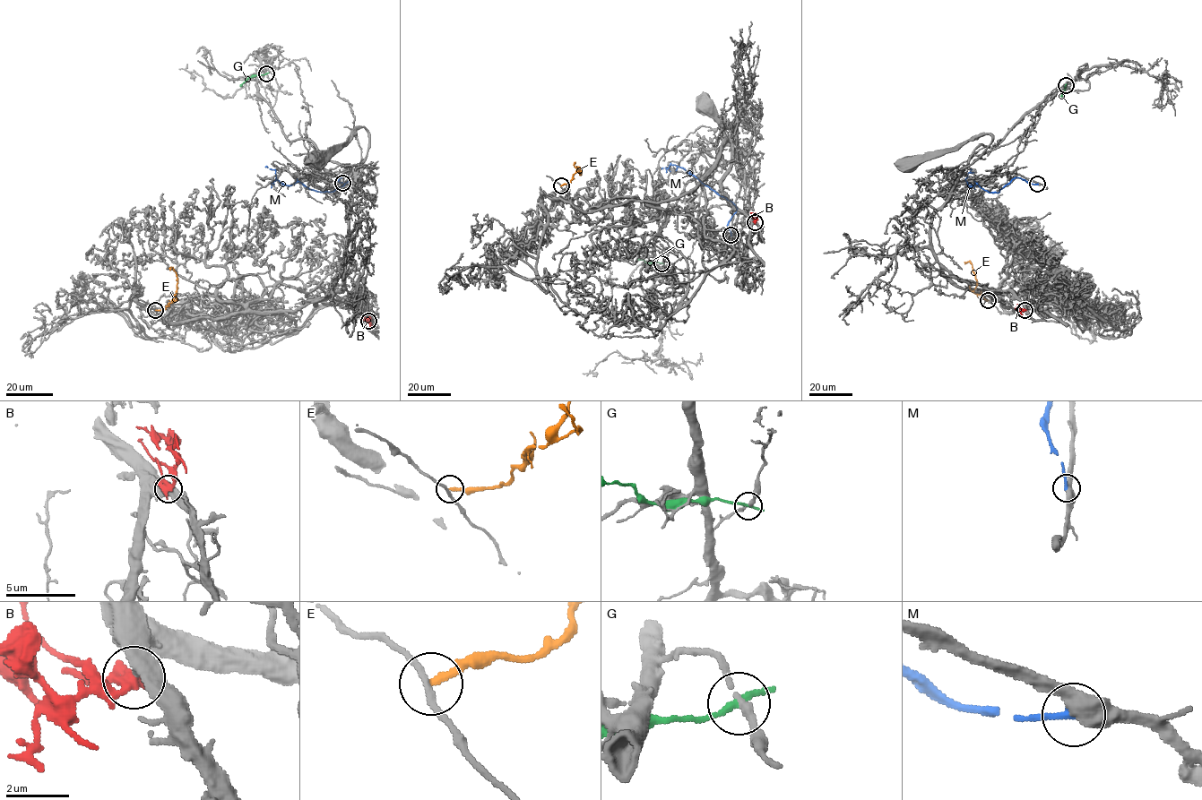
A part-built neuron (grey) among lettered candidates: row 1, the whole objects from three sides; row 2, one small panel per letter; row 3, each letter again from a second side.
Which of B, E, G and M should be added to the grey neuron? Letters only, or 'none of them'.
B

